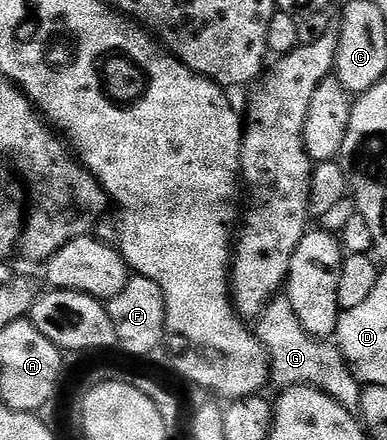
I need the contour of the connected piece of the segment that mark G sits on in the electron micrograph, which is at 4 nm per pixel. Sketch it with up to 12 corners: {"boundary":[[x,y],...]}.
{"boundary":[[286,295],[253,331],[280,389],[307,384],[358,413],[359,379]]}

